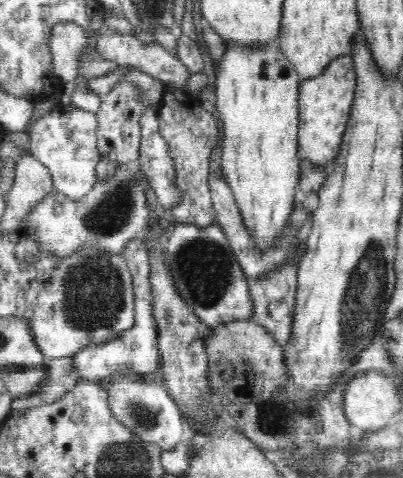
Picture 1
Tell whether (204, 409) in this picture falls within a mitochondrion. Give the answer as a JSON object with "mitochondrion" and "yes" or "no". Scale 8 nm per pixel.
{"mitochondrion":"no"}

